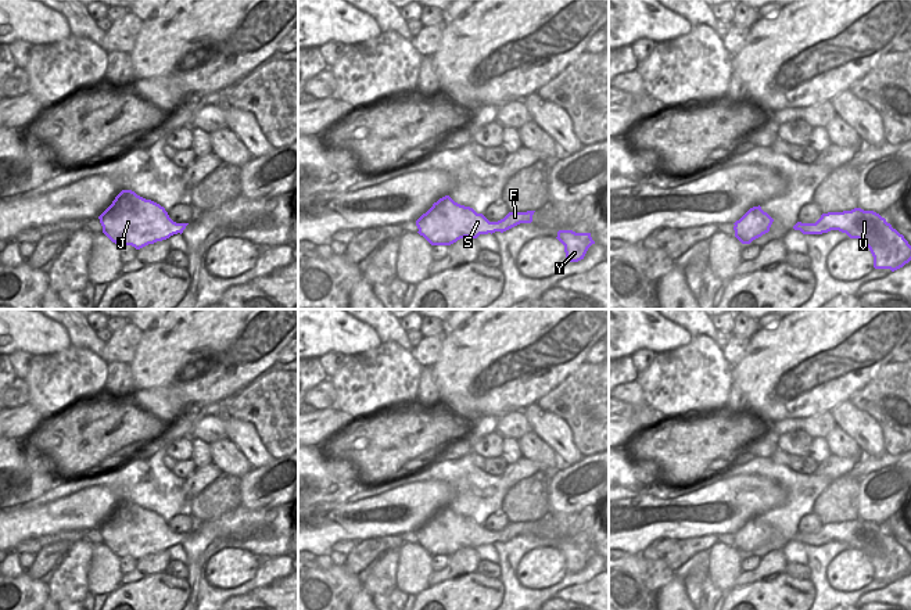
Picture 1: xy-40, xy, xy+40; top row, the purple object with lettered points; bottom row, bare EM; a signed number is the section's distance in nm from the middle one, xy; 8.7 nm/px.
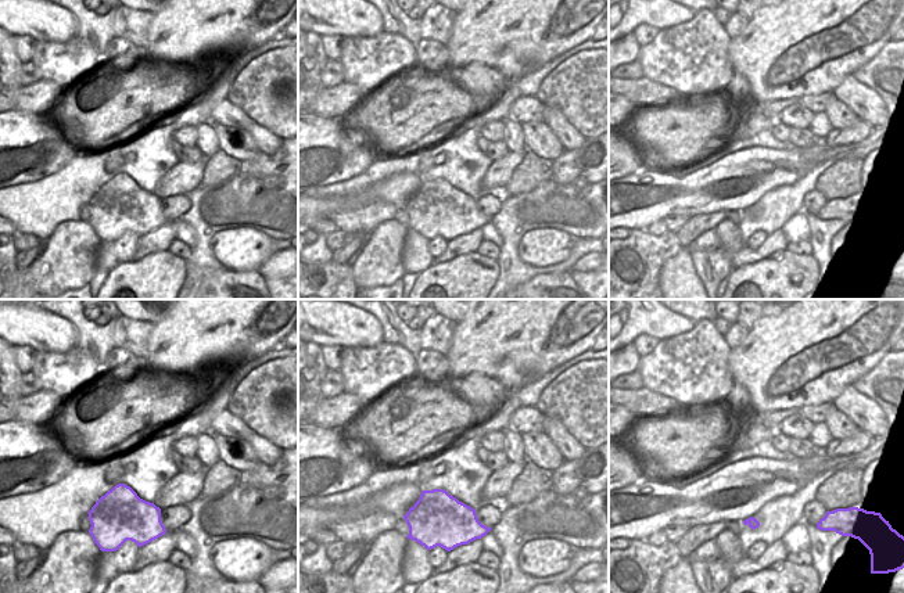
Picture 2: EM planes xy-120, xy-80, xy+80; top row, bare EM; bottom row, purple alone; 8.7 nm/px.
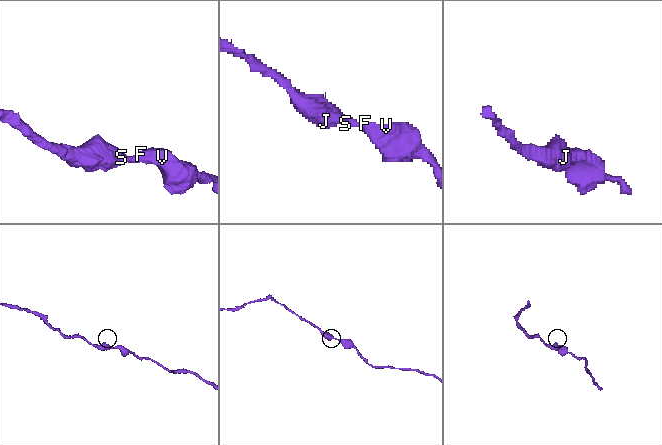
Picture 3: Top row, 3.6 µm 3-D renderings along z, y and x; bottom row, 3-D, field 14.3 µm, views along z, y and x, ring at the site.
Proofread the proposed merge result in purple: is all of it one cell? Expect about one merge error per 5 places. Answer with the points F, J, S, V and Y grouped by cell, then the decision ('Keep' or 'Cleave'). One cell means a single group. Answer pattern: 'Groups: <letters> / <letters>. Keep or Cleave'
Groups: F J S V Y. Keep.

